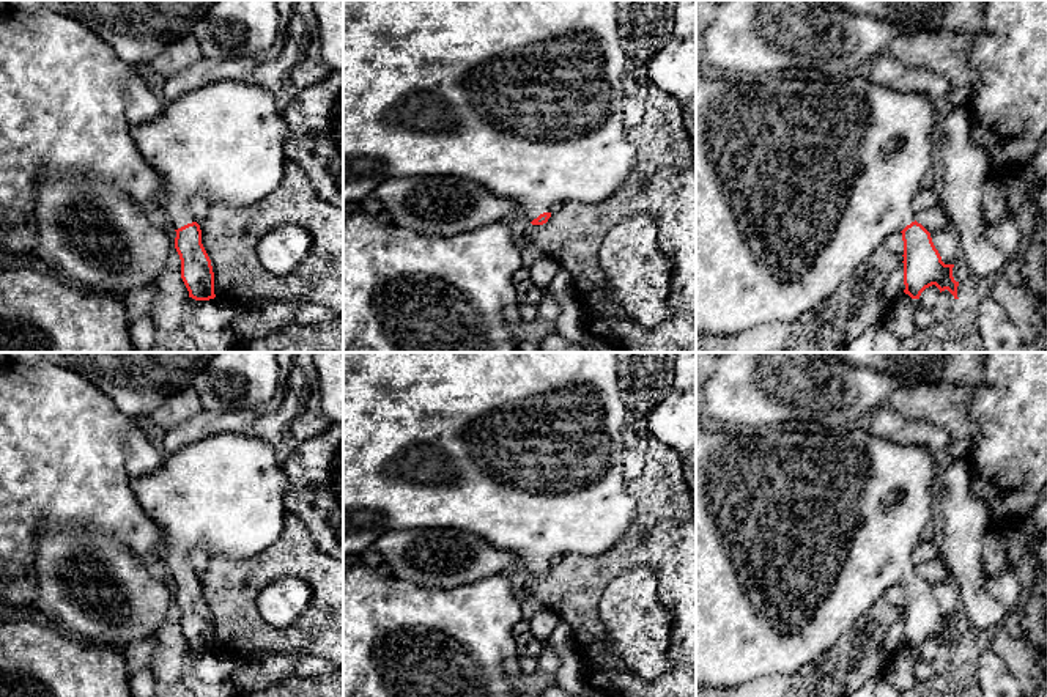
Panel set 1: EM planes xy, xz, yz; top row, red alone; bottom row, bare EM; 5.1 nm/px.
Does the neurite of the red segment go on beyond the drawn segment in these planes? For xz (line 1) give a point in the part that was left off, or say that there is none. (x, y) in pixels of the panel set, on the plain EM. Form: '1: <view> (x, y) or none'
1: xz (523, 449)

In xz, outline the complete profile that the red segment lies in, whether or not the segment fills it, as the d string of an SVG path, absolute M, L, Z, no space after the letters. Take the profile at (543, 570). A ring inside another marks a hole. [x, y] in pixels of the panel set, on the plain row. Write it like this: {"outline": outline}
{"outline": "M343 352L343 557L372 548L386 532L424 527L453 527L475 533L491 546L516 554L518 563L524 565L532 577L546 576L554 559L572 554L600 557L617 544L636 516L636 500L627 491L623 475L622 428L627 414L617 384L617 352Z"}

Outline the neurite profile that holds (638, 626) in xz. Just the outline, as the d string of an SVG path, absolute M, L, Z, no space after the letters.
M631 568L608 584L600 599L600 621L608 651L620 659L623 670L652 681L672 669L671 615L660 603L650 568Z

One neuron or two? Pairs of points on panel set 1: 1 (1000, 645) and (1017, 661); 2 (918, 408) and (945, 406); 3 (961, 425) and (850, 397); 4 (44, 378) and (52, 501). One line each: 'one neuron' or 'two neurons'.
1: one neuron
2: one neuron
3: two neurons
4: one neuron

